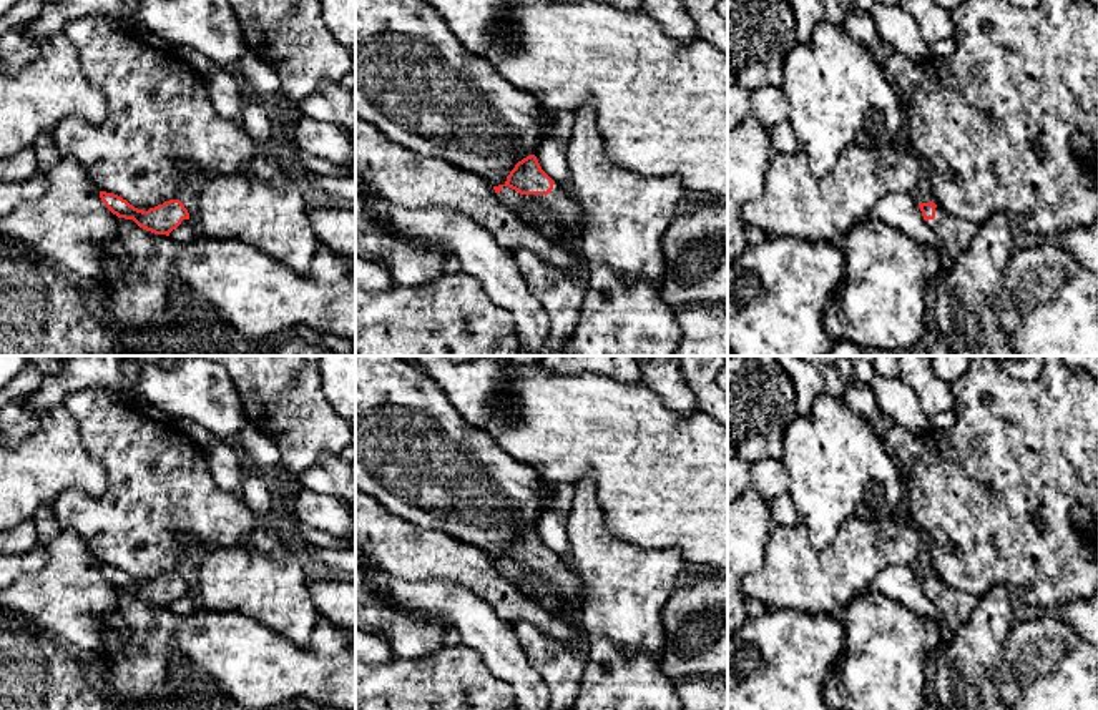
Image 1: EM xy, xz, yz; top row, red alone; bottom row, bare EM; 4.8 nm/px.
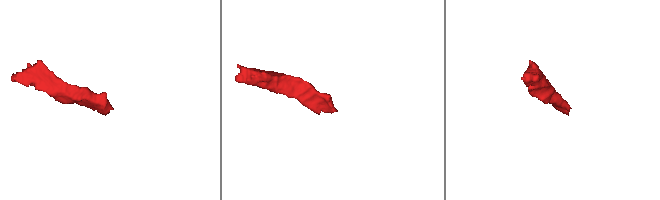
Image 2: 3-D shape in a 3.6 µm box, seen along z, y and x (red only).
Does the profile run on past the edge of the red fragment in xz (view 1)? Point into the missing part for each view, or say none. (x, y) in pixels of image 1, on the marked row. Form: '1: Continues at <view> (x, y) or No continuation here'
1: Continues at xz (560, 208)

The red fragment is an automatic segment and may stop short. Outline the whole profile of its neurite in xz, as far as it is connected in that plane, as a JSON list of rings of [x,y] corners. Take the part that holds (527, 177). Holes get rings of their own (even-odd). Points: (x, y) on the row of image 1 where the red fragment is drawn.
[[[535,155],[518,161],[503,185],[493,186],[498,200],[512,210],[525,201],[538,203],[548,223],[556,224],[566,241],[578,246],[585,228],[585,214],[578,201],[540,166]]]

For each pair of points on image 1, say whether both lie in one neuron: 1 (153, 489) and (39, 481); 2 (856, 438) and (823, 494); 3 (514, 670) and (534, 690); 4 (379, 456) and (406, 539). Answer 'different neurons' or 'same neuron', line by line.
1: different neurons
2: same neuron
3: same neuron
4: different neurons

